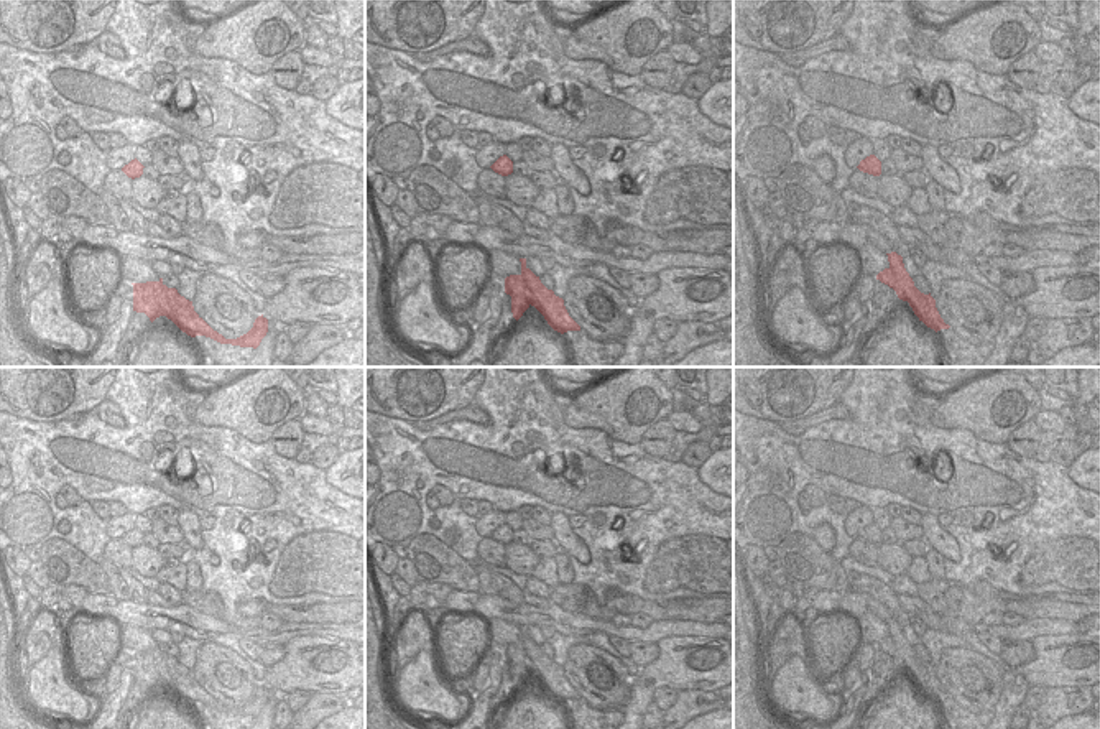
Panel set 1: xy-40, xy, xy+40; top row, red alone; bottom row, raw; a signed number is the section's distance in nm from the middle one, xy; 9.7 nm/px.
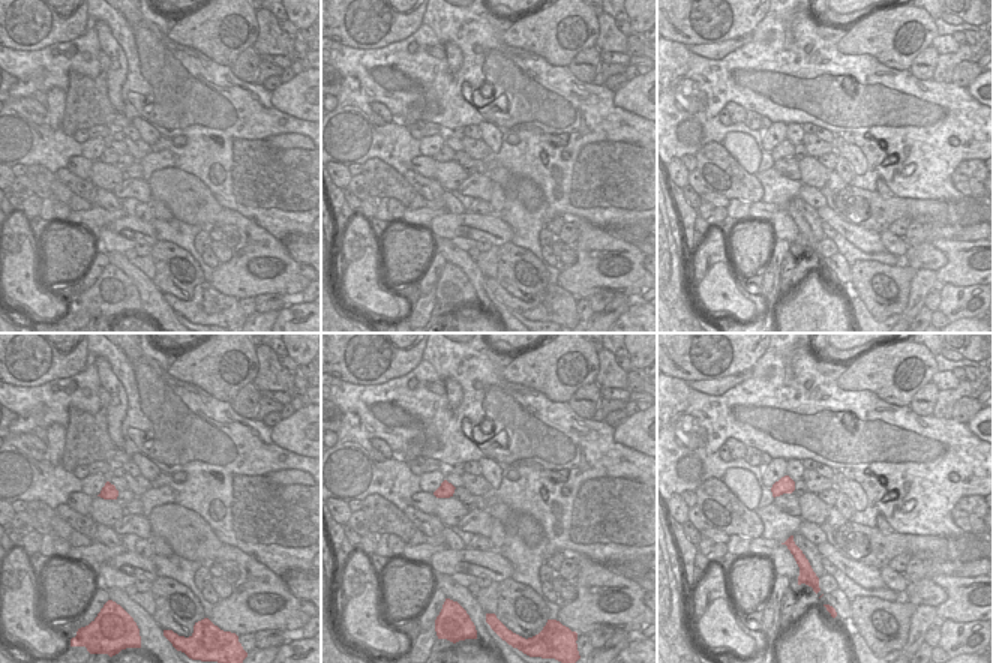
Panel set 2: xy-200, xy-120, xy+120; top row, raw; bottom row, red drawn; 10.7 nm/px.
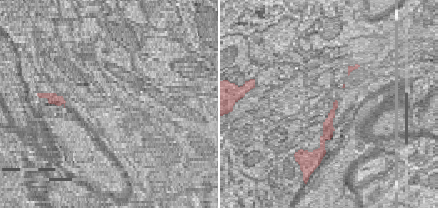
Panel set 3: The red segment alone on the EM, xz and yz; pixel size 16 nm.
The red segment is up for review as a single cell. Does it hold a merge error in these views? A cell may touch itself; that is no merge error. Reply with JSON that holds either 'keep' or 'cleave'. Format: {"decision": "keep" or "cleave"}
{"decision": "cleave"}

